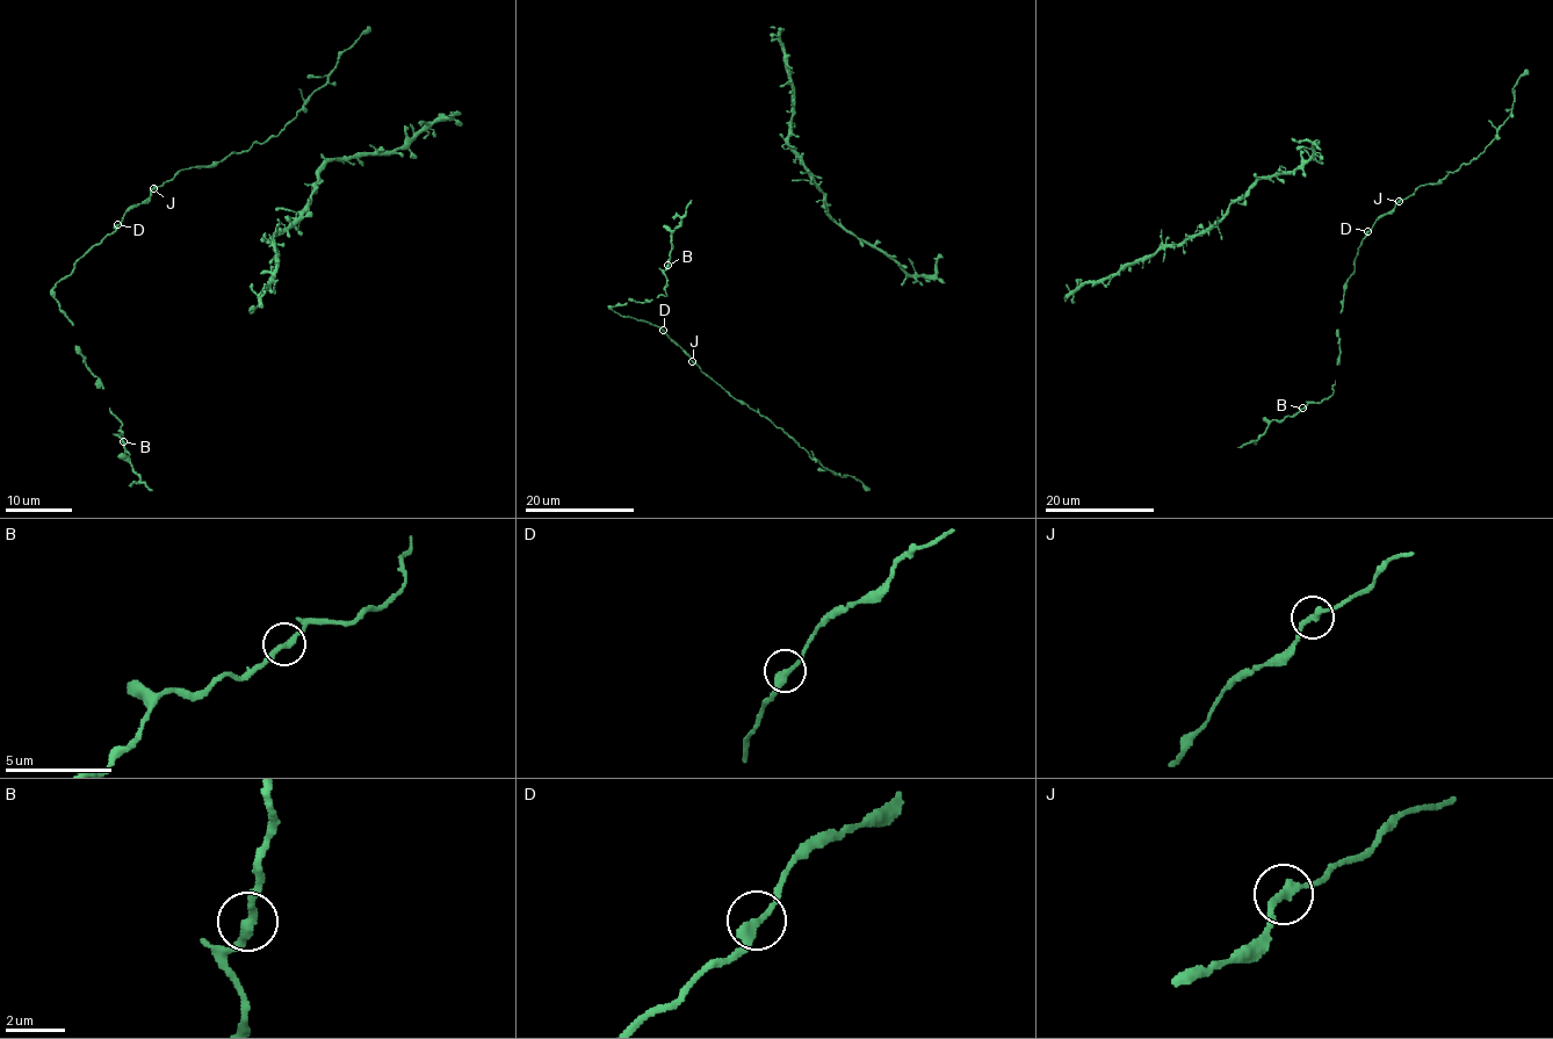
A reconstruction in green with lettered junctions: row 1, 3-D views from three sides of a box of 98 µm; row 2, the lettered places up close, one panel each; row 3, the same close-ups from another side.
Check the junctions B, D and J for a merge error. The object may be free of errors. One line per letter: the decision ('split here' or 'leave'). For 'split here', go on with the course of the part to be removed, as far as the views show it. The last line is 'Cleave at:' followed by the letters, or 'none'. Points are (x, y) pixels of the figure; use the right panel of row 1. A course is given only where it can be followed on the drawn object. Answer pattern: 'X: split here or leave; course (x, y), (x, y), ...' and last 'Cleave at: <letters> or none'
B: leave
D: leave
J: leave
Cleave at: none

